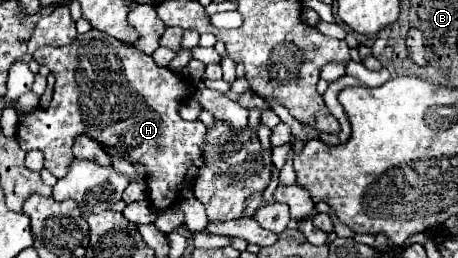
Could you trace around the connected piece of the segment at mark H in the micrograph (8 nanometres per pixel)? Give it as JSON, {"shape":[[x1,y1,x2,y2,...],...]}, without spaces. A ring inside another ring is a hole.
{"shape":[[94,28,74,38,72,44,66,44,60,48,54,48,54,46,38,48,34,52,34,60,50,68,50,72,56,76,56,86,54,86,54,96,48,108,36,108,24,114,18,112,18,144,24,152,40,150,44,154,44,168,50,170,56,178,62,178,74,158,72,154,74,138,80,134,88,134,96,142,108,146,114,156,120,156,128,162,142,162,146,166,150,202,158,210,170,208,180,202,178,198,184,186,186,168,190,166,192,160,200,158,206,126,200,120,186,122,180,118,178,108,182,100,186,98,188,88,178,74,166,68,158,68,152,56,132,46,126,46,118,42,116,38]]}

